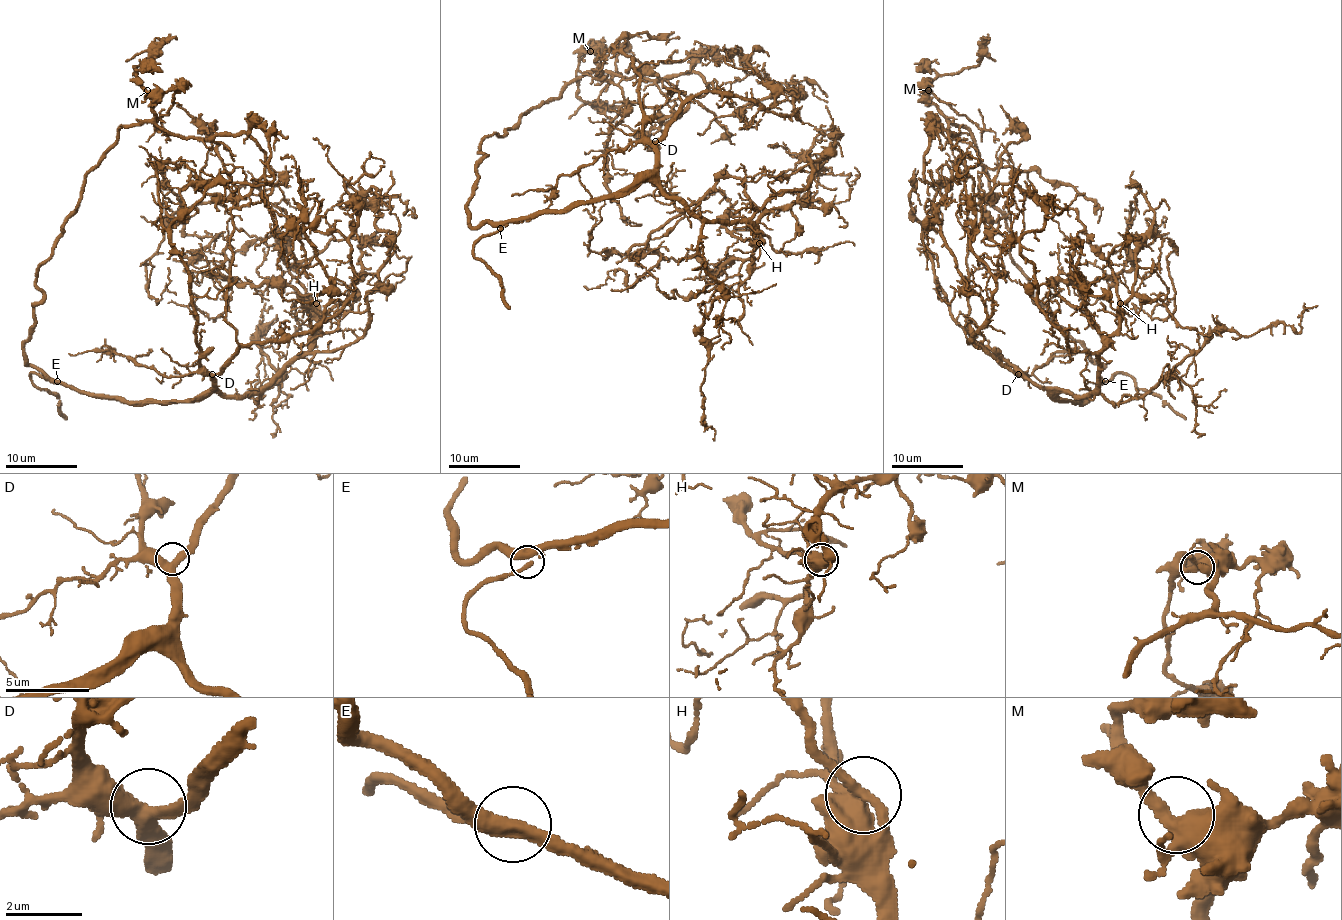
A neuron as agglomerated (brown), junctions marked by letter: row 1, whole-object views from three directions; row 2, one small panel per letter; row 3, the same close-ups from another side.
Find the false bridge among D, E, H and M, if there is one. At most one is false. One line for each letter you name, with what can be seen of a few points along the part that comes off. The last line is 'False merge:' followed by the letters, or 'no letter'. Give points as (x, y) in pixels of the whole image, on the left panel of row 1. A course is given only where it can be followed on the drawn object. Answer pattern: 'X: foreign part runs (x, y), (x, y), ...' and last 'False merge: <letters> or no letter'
False merge: no letter

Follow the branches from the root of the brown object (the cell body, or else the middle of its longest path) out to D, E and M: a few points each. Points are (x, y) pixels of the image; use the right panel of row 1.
D: (1051, 388), (1034, 386), (1018, 374)
E: (1051, 388), (1063, 401), (1083, 401), (1105, 381)
M: (1051, 388), (1004, 368), (968, 327), (973, 180), (928, 90)

